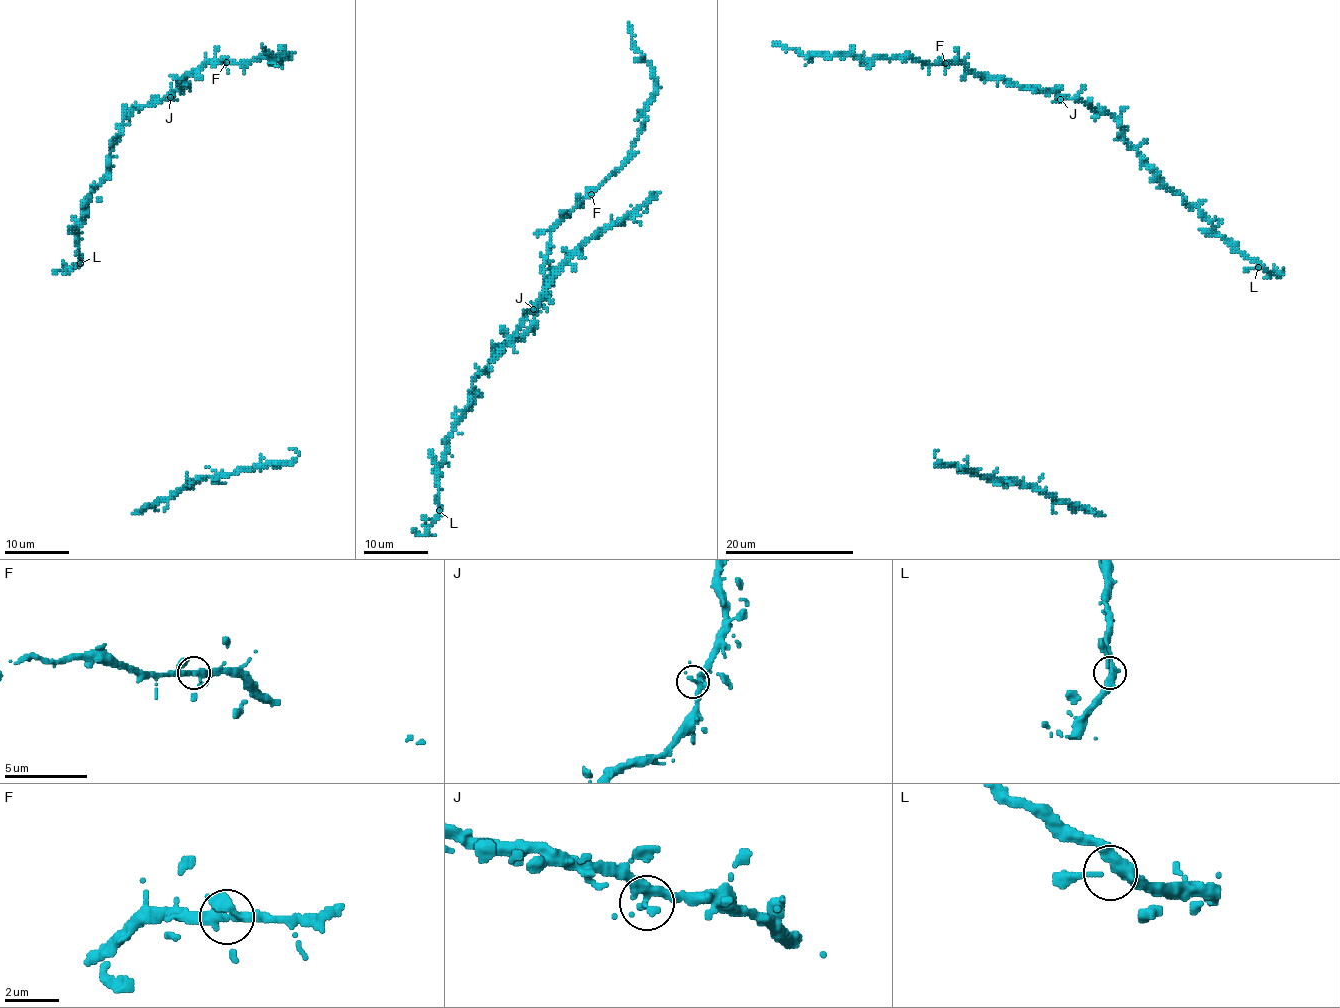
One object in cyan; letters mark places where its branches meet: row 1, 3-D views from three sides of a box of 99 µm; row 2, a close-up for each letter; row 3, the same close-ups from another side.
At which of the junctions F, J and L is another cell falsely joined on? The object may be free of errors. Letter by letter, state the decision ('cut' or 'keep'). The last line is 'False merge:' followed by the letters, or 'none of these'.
F: keep
J: keep
L: keep
False merge: none of these

